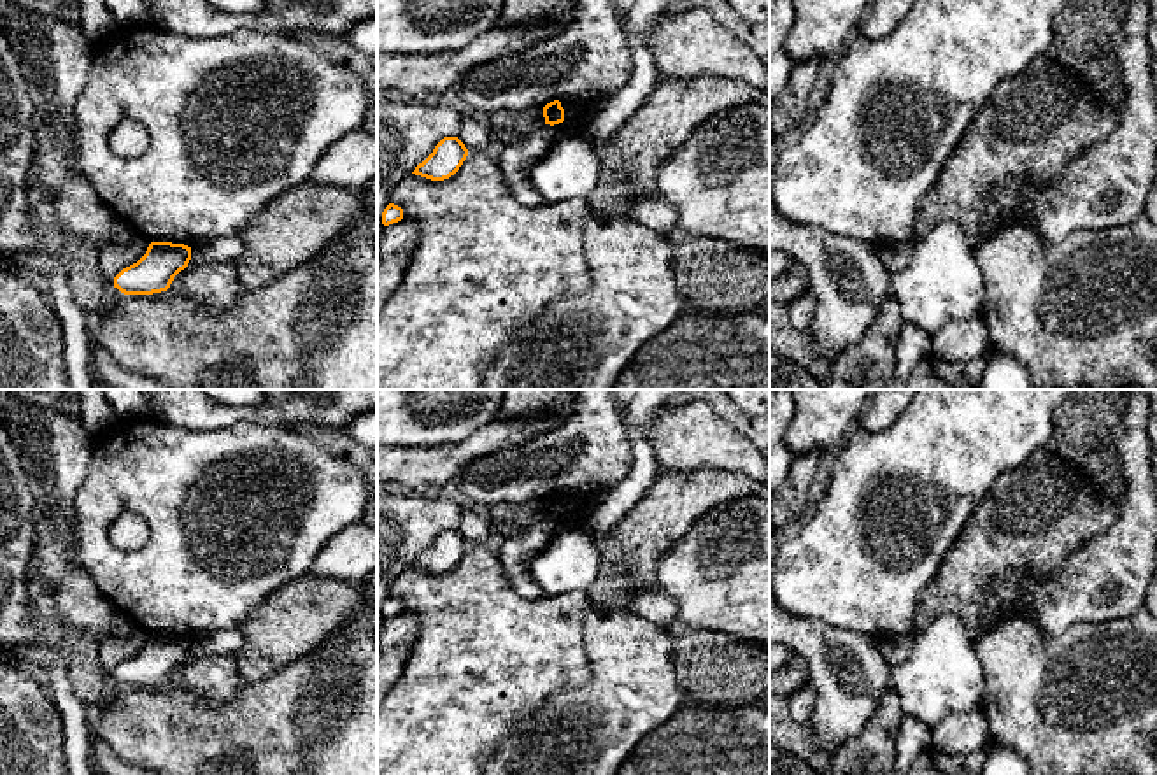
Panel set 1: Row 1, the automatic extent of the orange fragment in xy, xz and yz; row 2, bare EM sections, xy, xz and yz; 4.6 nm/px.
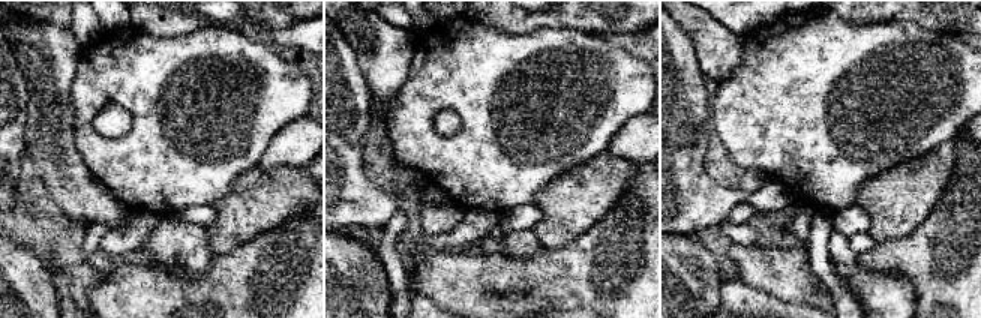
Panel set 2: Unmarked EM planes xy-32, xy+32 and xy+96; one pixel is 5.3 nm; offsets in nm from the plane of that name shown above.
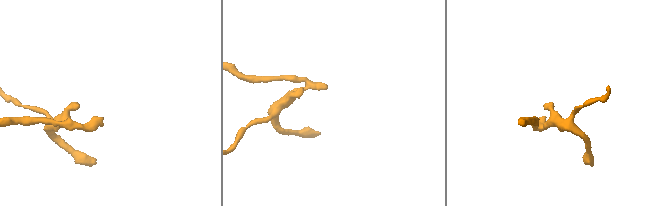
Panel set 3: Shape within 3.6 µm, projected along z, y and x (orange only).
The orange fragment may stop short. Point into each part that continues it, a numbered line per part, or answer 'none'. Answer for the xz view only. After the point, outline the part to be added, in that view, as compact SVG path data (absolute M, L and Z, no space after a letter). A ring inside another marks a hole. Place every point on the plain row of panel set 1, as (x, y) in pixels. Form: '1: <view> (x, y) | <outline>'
none

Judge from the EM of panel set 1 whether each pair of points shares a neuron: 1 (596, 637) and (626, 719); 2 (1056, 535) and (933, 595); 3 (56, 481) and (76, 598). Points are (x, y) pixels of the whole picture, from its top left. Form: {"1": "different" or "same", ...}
{"1": "same", "2": "same", "3": "same"}

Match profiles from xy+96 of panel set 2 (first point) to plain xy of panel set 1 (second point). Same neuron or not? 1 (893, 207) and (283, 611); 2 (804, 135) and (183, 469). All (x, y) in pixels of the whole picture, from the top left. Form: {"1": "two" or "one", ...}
{"1": "one", "2": "one"}

